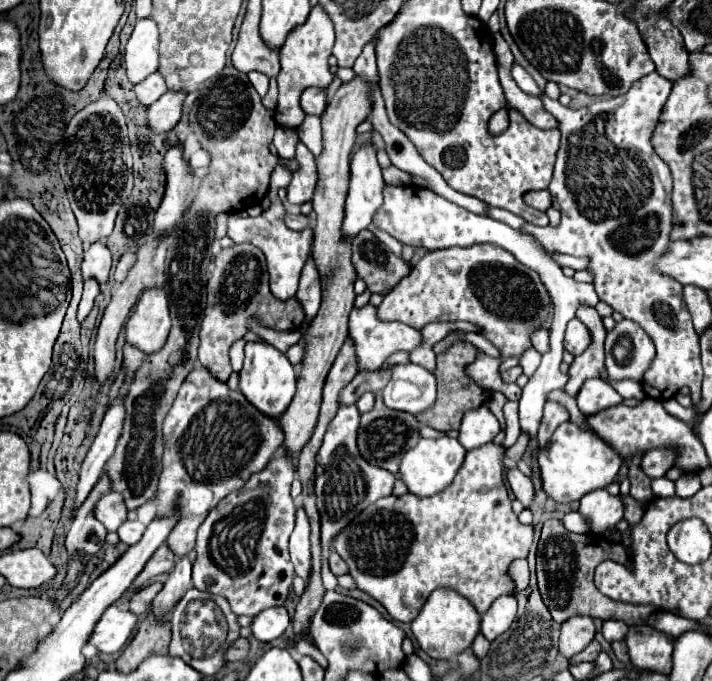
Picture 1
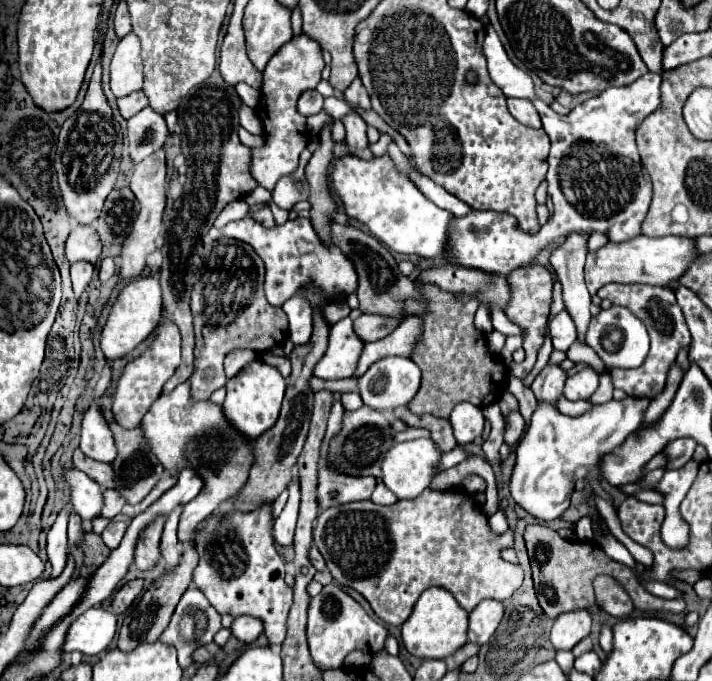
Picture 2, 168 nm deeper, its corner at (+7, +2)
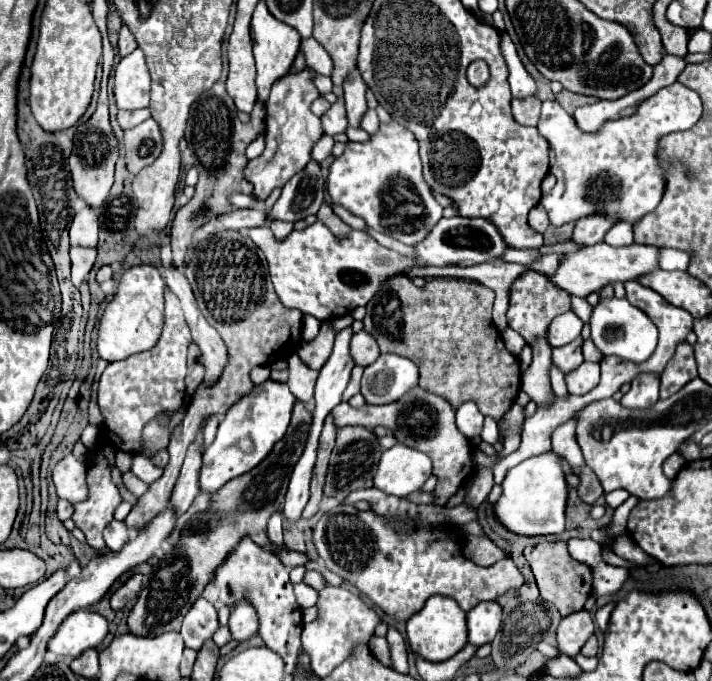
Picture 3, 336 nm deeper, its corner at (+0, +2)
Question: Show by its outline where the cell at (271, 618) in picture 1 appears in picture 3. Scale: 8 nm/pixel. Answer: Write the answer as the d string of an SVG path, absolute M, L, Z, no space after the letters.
M235 602L229 616L229 630L239 642L257 634L257 614L255 608L251 608L251 602Z

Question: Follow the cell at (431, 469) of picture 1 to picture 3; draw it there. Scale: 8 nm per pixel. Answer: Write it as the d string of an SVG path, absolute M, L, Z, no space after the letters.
M395 444L381 454L373 486L385 494L409 496L417 492L431 476L431 460L427 454Z

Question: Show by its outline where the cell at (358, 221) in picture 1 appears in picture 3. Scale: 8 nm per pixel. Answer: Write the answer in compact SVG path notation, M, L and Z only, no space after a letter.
M355 68L343 82L343 90L345 90L345 108L347 108L347 118L349 118L349 126L359 126L361 116L367 110L367 102L365 102L365 92L367 92L367 84L363 82L359 70Z

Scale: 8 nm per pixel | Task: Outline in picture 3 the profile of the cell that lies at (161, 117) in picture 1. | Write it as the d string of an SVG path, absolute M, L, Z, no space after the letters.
M153 118L145 120L143 124L125 130L123 150L125 150L125 166L131 174L137 174L143 166L155 162L163 148L159 126Z

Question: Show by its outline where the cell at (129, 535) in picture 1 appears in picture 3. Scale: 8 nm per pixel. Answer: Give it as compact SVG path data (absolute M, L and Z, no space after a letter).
M111 520L111 524L107 524L105 530L103 530L103 538L105 538L107 548L113 550L113 552L117 552L129 540L129 530L127 530L125 522Z

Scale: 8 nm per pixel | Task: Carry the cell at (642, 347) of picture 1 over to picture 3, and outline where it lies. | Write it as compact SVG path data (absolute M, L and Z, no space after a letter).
M601 298L599 304L591 312L591 338L595 346L605 354L615 354L619 358L631 360L631 362L645 362L657 346L657 328L651 322L651 318L637 310L633 304L627 302L627 298Z

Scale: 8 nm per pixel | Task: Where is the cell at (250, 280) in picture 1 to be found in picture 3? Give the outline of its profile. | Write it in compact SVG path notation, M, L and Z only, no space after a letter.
M223 230L211 234L205 242L197 240L193 242L191 254L187 258L185 276L191 282L193 294L197 298L199 310L207 318L215 330L219 330L221 338L225 340L229 348L229 364L221 376L221 380L213 388L201 386L189 408L185 420L175 428L175 434L169 442L169 464L165 466L163 476L153 482L139 498L139 504L131 510L131 514L125 518L127 528L131 530L131 536L137 534L139 528L143 528L153 516L157 516L161 510L169 506L169 496L173 492L173 486L177 482L177 476L181 472L181 464L185 458L185 452L189 444L193 442L195 434L201 428L203 416L225 416L227 410L239 402L239 398L247 396L253 390L253 382L249 378L251 368L255 366L269 366L279 360L287 360L291 354L297 352L301 342L301 318L299 310L287 310L273 286L271 278L267 274L267 260L265 254L251 242L251 238L243 236L235 230Z

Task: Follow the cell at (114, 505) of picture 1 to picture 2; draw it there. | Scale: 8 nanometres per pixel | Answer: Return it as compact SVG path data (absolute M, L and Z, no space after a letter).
M72 470L66 474L70 482L70 498L74 504L74 512L82 516L82 520L96 520L100 518L100 510L104 508L104 494L98 482L86 476L80 470Z

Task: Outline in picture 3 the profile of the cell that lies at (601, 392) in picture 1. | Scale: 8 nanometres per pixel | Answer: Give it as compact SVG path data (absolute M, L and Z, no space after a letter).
M583 362L571 374L565 374L569 394L587 394L599 384L599 362Z

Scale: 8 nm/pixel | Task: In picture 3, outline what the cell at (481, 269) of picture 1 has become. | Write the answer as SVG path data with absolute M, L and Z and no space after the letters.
M365 330L353 334L353 338L351 338L351 358L353 358L355 366L369 366L371 362L375 362L375 358L379 354L381 354L379 346L377 346L377 342L371 334L367 334Z

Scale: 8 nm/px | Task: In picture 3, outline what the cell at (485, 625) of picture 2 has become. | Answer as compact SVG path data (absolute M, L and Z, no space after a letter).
M481 602L467 612L467 638L473 646L483 646L495 638L501 628L501 606L497 602Z

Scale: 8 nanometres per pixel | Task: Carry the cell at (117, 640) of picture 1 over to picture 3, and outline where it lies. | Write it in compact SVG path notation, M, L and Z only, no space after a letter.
M77 610L55 632L47 650L61 658L77 658L89 648L97 648L107 636L107 620L91 610Z

